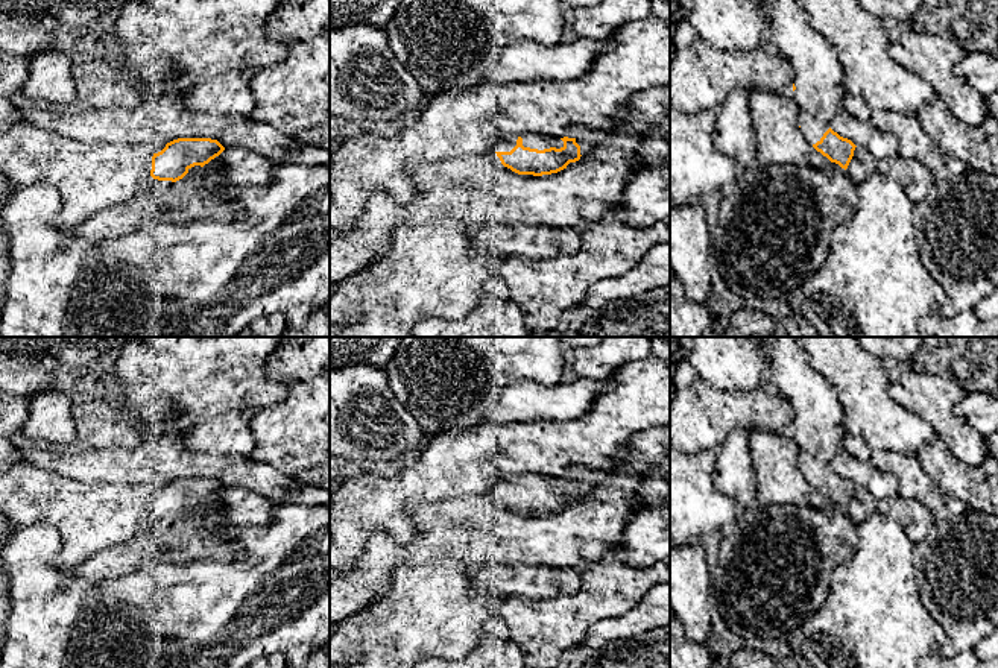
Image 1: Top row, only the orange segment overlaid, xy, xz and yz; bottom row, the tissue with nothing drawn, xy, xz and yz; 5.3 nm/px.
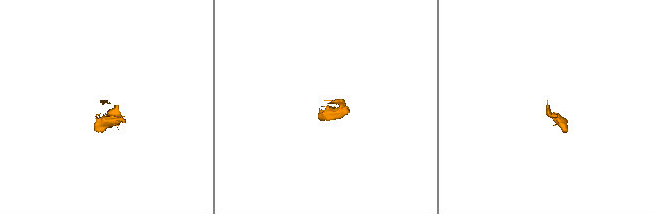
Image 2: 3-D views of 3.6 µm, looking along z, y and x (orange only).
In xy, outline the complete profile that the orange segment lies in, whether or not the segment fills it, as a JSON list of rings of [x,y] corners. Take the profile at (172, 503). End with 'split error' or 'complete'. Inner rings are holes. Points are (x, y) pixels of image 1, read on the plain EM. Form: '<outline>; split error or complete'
[[[178,478],[167,483],[152,496],[150,537],[109,547],[70,568],[70,572],[88,580],[122,577],[137,571],[150,548],[166,563],[245,557],[246,551],[226,536],[231,525],[217,499],[223,490],[211,478]]]; split error

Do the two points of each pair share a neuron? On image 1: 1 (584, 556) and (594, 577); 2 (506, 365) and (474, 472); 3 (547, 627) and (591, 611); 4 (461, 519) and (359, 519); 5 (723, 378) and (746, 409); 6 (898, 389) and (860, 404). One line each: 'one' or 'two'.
1: two
2: two
3: one
4: two
5: two
6: two

